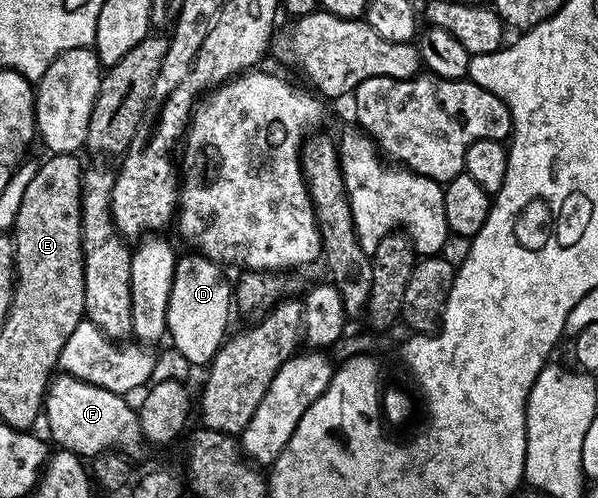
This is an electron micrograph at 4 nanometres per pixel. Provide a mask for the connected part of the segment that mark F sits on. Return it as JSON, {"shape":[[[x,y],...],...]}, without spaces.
{"shape":[[[65,372],[55,373],[50,379],[44,403],[44,422],[46,418],[46,426],[50,429],[49,441],[54,441],[57,449],[77,454],[83,460],[94,459],[106,450],[133,456],[144,439],[137,409],[126,402],[129,401],[116,392],[108,392]]]}

